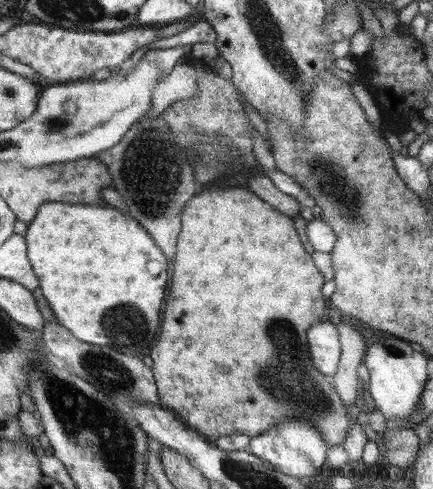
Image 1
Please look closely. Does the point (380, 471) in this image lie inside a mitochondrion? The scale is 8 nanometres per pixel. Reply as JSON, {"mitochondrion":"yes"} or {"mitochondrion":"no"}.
{"mitochondrion":"no"}

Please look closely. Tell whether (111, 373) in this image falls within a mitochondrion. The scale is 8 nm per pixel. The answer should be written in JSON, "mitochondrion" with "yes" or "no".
{"mitochondrion":"yes"}

